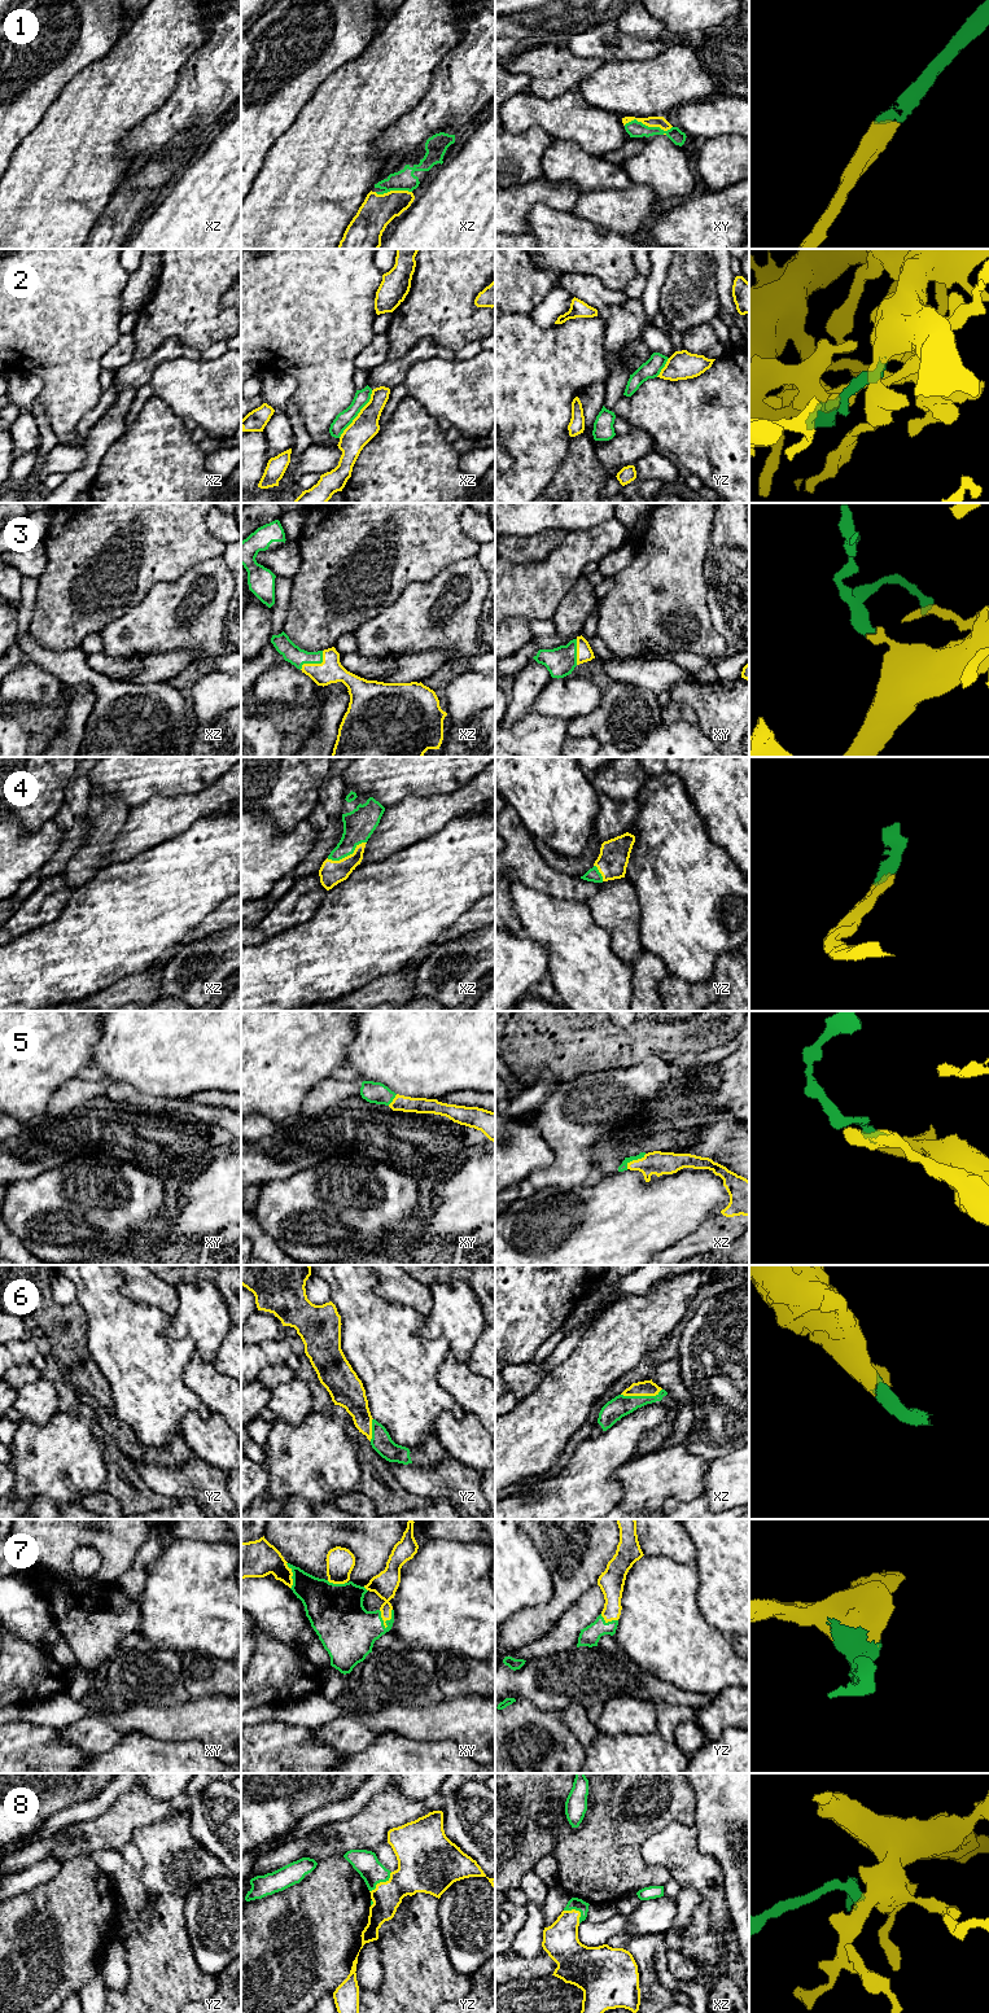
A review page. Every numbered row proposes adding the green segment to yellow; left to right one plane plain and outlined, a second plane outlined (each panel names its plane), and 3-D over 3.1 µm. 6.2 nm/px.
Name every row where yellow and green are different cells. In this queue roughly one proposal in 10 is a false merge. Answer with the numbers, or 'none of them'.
none of them

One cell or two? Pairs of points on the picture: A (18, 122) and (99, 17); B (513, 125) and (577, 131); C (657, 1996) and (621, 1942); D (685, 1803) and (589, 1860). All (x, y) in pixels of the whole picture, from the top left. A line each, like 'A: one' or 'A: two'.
A: one
B: one
C: one
D: one

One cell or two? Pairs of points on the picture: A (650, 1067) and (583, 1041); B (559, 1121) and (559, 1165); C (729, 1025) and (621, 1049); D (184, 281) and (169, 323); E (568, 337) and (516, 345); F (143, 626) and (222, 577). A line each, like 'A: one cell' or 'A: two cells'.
A: two cells
B: one cell
C: one cell
D: one cell
E: one cell
F: one cell

